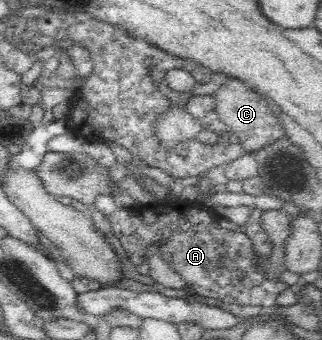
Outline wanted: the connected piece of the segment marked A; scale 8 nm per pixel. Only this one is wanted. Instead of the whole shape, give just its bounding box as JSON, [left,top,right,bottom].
[93,193,291,308]

